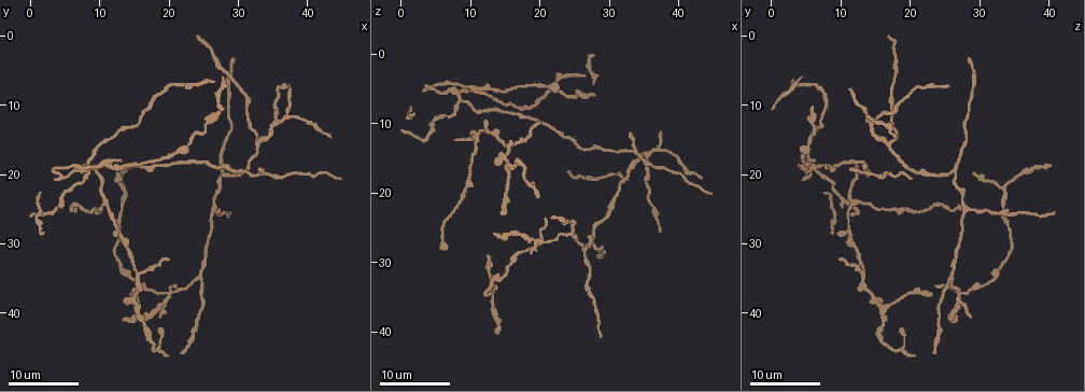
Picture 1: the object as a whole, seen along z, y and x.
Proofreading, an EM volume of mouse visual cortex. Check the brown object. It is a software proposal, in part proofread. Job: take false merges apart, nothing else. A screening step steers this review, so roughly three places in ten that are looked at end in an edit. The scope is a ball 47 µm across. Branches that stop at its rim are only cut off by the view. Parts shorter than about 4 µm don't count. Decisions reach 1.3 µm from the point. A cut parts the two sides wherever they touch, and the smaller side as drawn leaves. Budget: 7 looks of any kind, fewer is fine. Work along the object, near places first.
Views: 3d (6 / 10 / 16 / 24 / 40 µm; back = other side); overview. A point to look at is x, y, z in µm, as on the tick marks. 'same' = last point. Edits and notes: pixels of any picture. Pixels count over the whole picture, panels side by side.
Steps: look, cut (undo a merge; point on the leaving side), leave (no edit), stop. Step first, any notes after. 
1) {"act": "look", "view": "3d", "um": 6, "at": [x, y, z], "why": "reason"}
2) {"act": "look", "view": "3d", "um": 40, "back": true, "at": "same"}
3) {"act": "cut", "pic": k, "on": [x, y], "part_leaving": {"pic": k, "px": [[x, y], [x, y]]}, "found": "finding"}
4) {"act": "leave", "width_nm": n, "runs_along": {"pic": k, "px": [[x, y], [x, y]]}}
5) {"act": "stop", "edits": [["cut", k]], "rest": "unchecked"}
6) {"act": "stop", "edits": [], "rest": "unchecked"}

{"act": "look", "view": "3d", "um": 16, "at": [15.5, 34.5, 13.0], "why": "small branch off a trunk"}

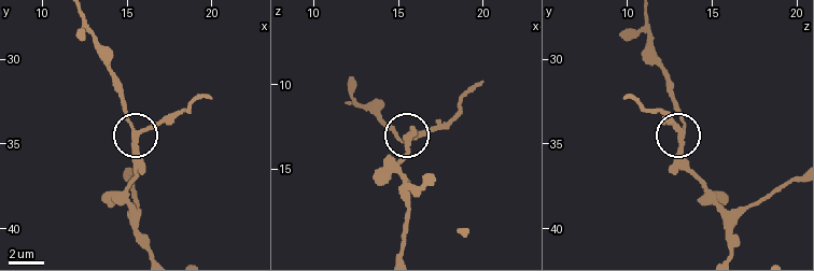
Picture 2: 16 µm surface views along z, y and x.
{"act": "look", "view": "3d", "um": 6, "at": [15.5, 34.4, 13.2], "why": "closer look"}

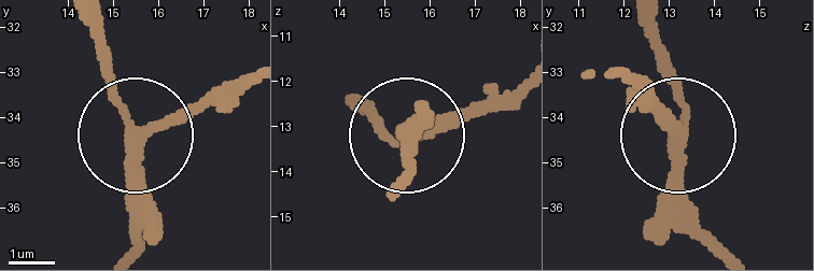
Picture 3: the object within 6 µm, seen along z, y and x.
{"act": "leave", "found": "one cell here"}

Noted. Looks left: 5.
{"act": "look", "view": "3d", "um": 16, "at": [20.0, 37.5, 27.0]}

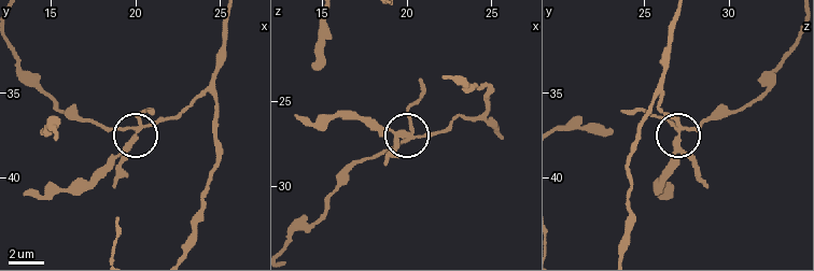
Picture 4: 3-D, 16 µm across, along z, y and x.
{"act": "look", "view": "3d", "um": 10, "at": [20.0, 37.3, 27.1]}

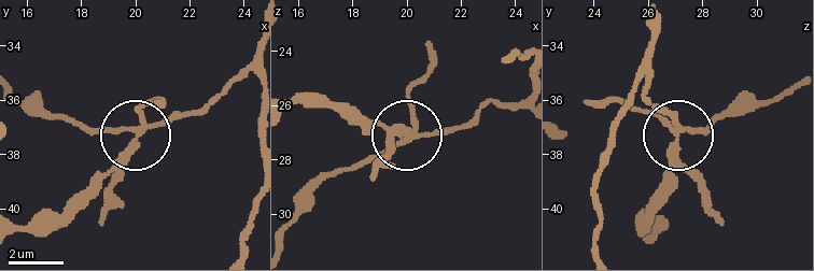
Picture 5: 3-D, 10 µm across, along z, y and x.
{"act": "cut", "pic": 5, "on": [122, 170], "part_leaving": {"pic": 5, "px": [[141, 132], [65, 207], [23, 225]]}, "found": "two cells meet here"}

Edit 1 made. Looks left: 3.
{"act": "look", "view": "3d", "um": 16, "at": [15.0, 39.0, 16.0], "why": "thin arm on a thick one"}

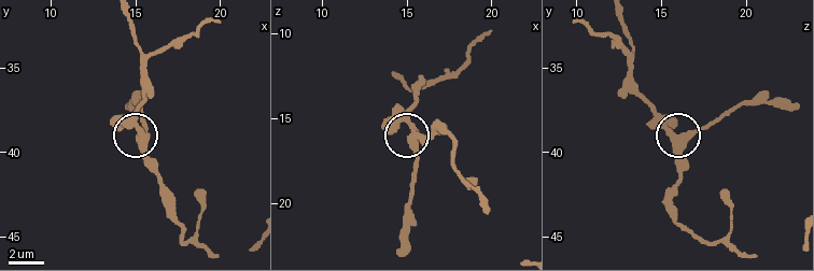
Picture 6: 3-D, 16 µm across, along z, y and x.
{"act": "look", "view": "3d", "um": 10, "at": [15.2, 39.2, 16.1], "why": "closer look"}

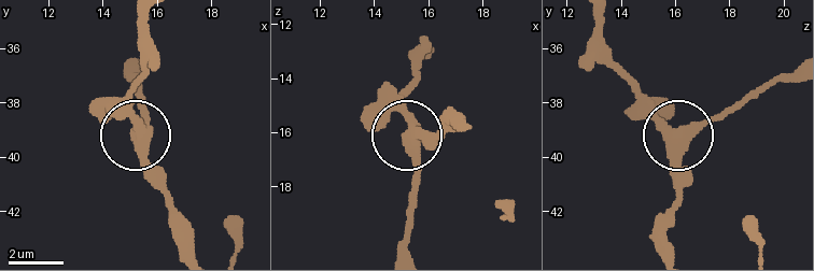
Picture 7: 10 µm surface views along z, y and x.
{"act": "leave", "arms": 3, "found": "one cell here"}

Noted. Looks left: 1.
{"act": "stop", "edits": [["cut", 5]], "rest": "unchecked"}

